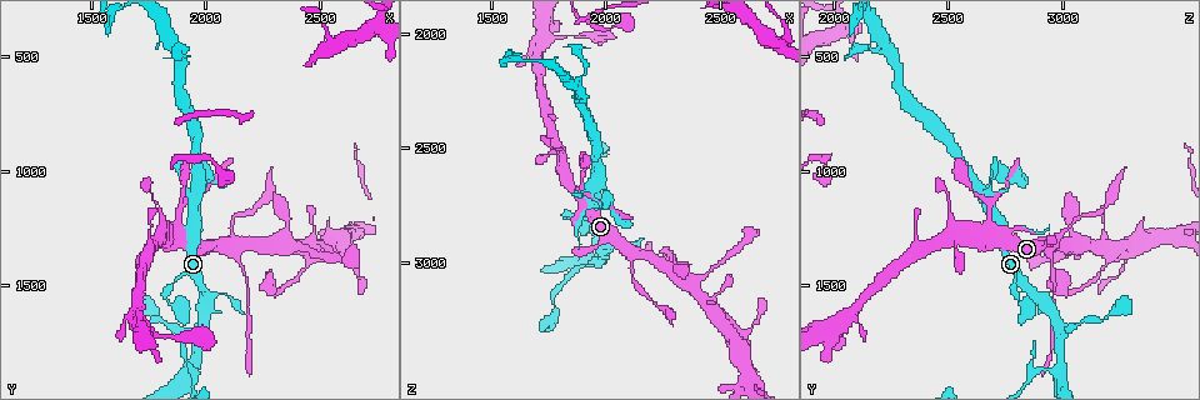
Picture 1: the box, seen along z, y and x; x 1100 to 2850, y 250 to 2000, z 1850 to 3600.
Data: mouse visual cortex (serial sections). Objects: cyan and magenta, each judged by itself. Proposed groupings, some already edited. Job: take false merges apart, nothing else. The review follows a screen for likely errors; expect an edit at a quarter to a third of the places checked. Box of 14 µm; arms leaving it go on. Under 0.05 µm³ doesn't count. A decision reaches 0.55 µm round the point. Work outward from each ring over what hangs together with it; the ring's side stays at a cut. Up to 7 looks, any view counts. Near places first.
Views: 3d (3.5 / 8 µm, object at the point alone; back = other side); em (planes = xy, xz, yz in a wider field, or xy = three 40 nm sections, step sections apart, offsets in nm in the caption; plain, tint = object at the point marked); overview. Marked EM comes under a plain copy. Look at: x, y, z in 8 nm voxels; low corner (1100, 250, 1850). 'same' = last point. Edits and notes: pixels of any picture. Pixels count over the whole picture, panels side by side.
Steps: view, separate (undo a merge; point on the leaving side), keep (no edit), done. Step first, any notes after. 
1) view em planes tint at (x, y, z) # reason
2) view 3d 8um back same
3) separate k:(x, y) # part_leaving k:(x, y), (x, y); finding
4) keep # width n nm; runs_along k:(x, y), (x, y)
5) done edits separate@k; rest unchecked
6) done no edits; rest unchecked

view 3d 3.5um at (2120, 1290, 2980) # thick turns thin

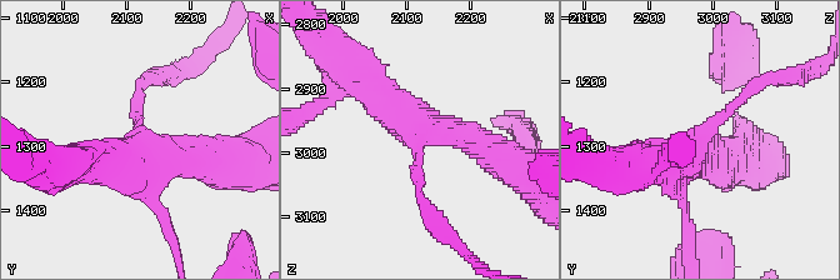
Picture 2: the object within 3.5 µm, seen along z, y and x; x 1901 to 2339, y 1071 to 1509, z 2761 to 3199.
view em xy step 5 tint at (2115, 1300, 2970)

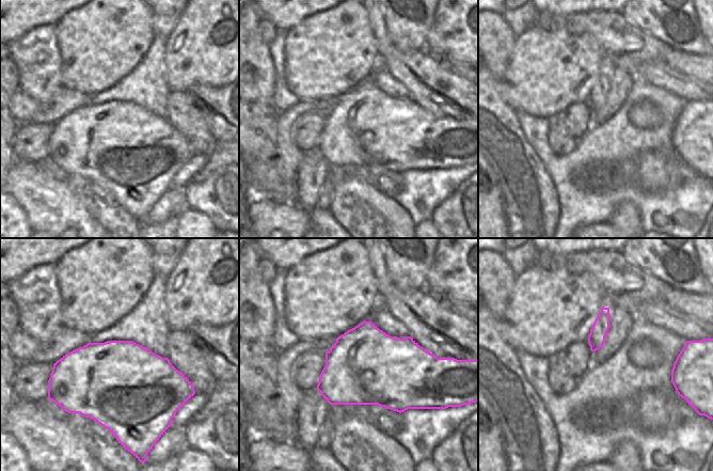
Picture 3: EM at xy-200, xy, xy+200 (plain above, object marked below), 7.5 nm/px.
keep # arms 4; runs_along 2:(349, 70), (406, 119), (498, 158); continuous, no second cell

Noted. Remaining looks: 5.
view 3d 3.5um at (1920, 1860, 2970) # four or more arms meet

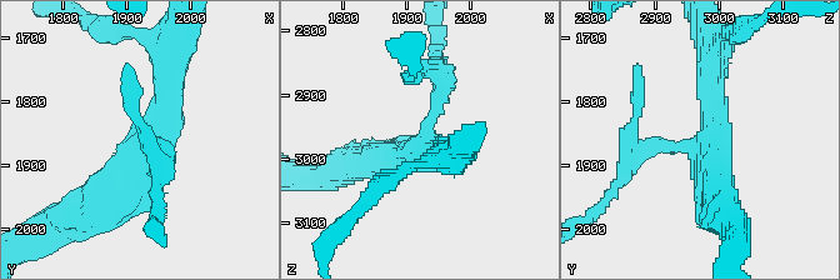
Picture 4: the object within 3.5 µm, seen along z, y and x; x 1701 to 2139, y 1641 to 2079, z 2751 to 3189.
view em xy step 3 tint at (1935, 1865, 2985) # arms 4; arm_widths 150, 250, 300, 400 nm

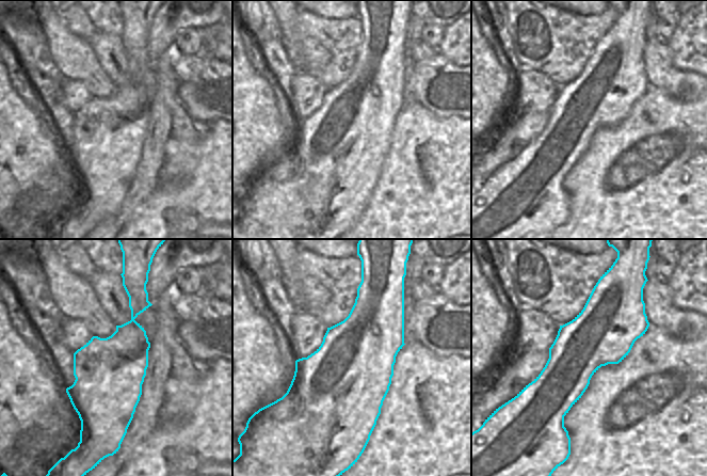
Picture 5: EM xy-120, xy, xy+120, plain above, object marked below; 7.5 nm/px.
separate 4:(628, 146) # part_leaving 4:(663, 148), (644, 148), (593, 213); two cells meet here

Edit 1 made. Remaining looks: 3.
view 3d 3.5um at (2190, 1540, 2970) # thin neck

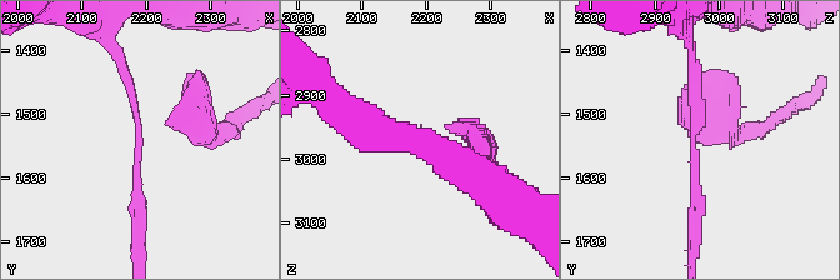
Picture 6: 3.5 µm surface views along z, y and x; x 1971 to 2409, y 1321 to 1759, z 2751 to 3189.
view em xy step 1 tint at (2185, 1545, 2960) # arm_widths 200, 200 nm

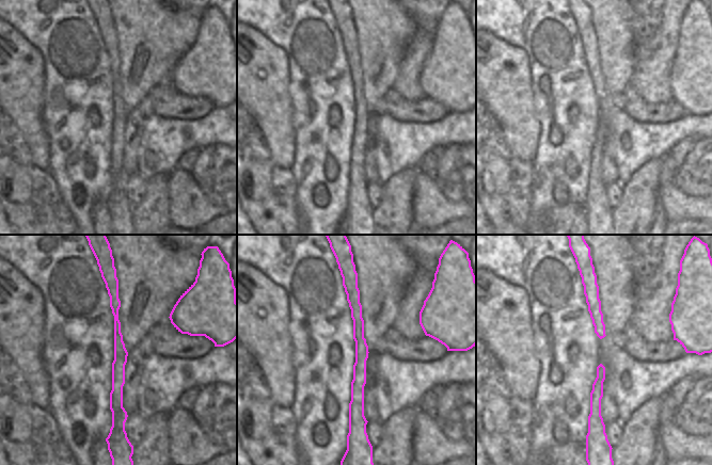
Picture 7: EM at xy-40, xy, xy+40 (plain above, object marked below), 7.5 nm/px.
separate 6:(695, 178) # part_leaving 6:(695, 134), (698, 210), (691, 260); a second cell is stuck on

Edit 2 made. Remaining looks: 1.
done edits separate@4, separate@6; rest unchecked

